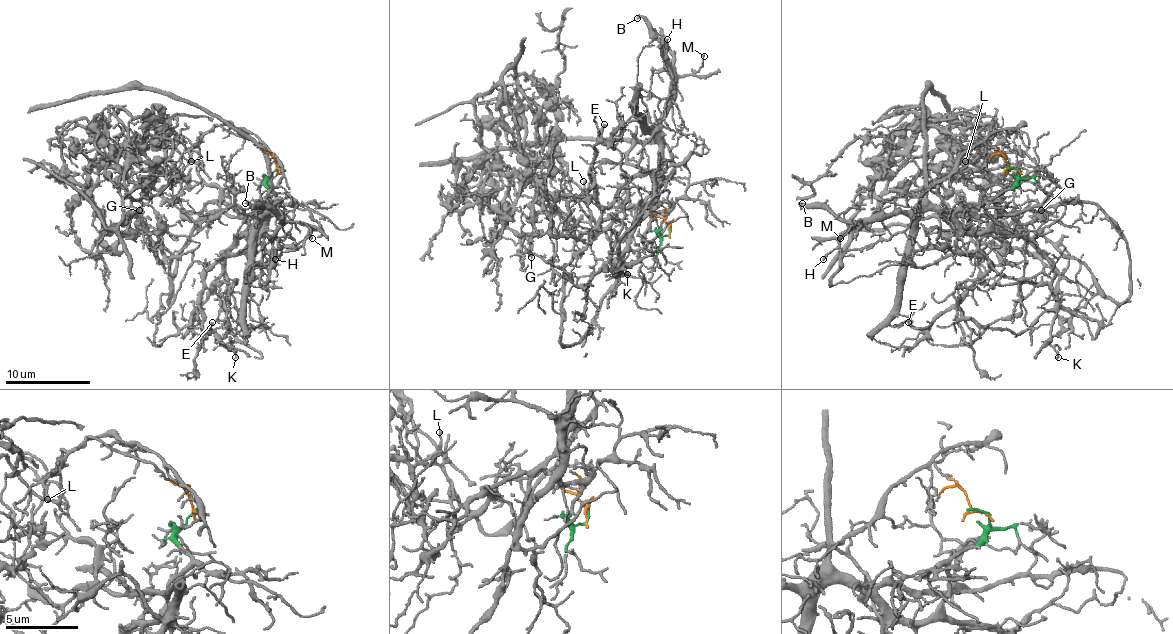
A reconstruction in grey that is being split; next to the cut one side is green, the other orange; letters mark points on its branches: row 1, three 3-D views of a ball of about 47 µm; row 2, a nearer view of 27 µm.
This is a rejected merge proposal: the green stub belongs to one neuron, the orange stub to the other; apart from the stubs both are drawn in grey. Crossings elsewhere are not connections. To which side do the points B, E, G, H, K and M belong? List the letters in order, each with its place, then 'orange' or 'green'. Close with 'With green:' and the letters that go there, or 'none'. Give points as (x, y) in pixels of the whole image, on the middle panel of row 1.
B: at (637, 18); green
E: at (604, 124); green
G: at (531, 257); orange
H: at (667, 39); green
K: at (627, 274); green
M: at (704, 56); green
With green: B, E, H, K, M

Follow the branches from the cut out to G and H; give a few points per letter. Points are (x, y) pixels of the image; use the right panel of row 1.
G: (1012, 168), (988, 140), (993, 117), (903, 128), (848, 223), (948, 213), (1022, 230), (1042, 211)
H: (1012, 168), (1020, 177), (997, 198), (995, 219), (980, 232), (935, 211), (899, 211), (858, 221), (822, 260)

